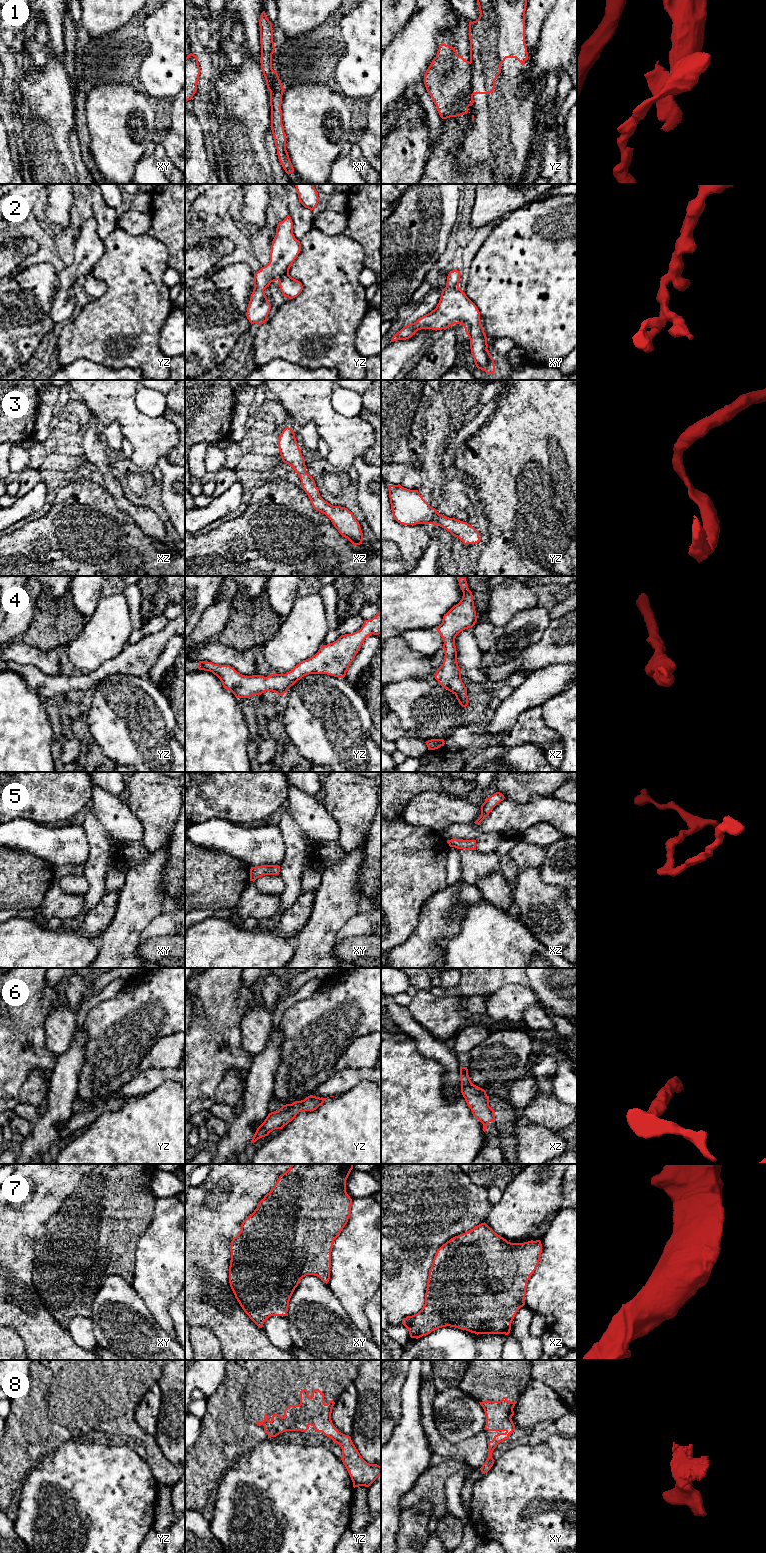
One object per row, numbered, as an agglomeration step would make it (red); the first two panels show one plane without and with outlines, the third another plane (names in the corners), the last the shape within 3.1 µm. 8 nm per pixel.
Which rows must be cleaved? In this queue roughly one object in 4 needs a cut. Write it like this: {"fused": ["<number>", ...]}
{"fused": ["1"]}

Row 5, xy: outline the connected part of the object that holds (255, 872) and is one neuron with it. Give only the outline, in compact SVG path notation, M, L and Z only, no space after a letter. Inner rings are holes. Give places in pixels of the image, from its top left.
M261 865L251 867L250 869L250 881L255 881L257 878L265 875L279 875L280 866L278 865Z

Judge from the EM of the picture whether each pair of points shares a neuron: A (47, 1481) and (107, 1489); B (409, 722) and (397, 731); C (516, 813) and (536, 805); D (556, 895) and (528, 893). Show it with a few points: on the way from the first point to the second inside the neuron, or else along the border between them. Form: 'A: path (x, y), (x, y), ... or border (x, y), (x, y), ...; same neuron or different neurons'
A: path (62, 1489), (92, 1489); same neuron
B: border (391, 711), (404, 729), (413, 729), (418, 737); different neurons
C: path (521, 813), (528, 813), (531, 810); same neuron
D: path (549, 895), (535, 895); same neuron

